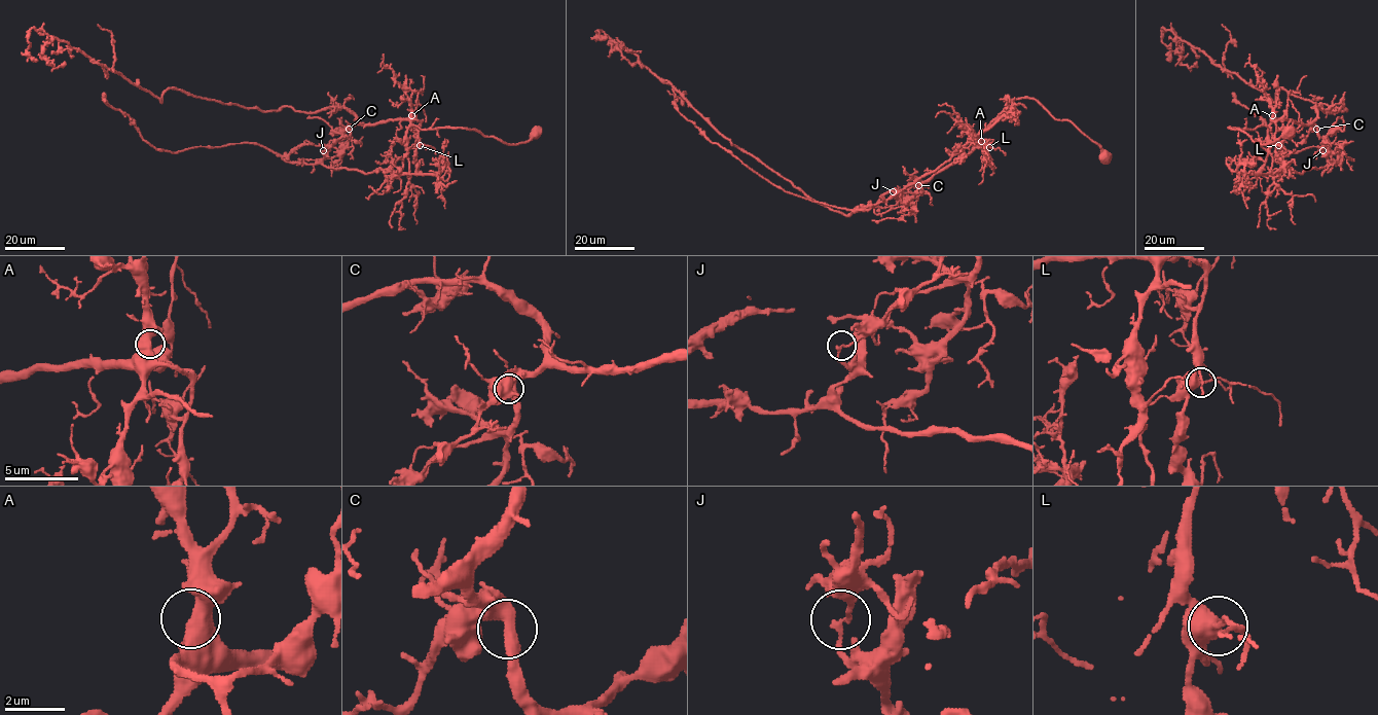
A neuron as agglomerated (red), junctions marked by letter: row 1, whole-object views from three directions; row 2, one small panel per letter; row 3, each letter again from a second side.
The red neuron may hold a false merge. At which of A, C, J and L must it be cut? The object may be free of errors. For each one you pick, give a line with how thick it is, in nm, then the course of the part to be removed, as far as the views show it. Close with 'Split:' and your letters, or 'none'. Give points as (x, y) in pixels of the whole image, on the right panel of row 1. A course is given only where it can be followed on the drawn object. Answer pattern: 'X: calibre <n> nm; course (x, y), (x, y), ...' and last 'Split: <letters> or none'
J: calibre 160 nm; course (1321, 151), (1332, 164), (1342, 158), (1333, 143), (1296, 152), (1282, 150), (1265, 121), (1232, 93)
Split: J

